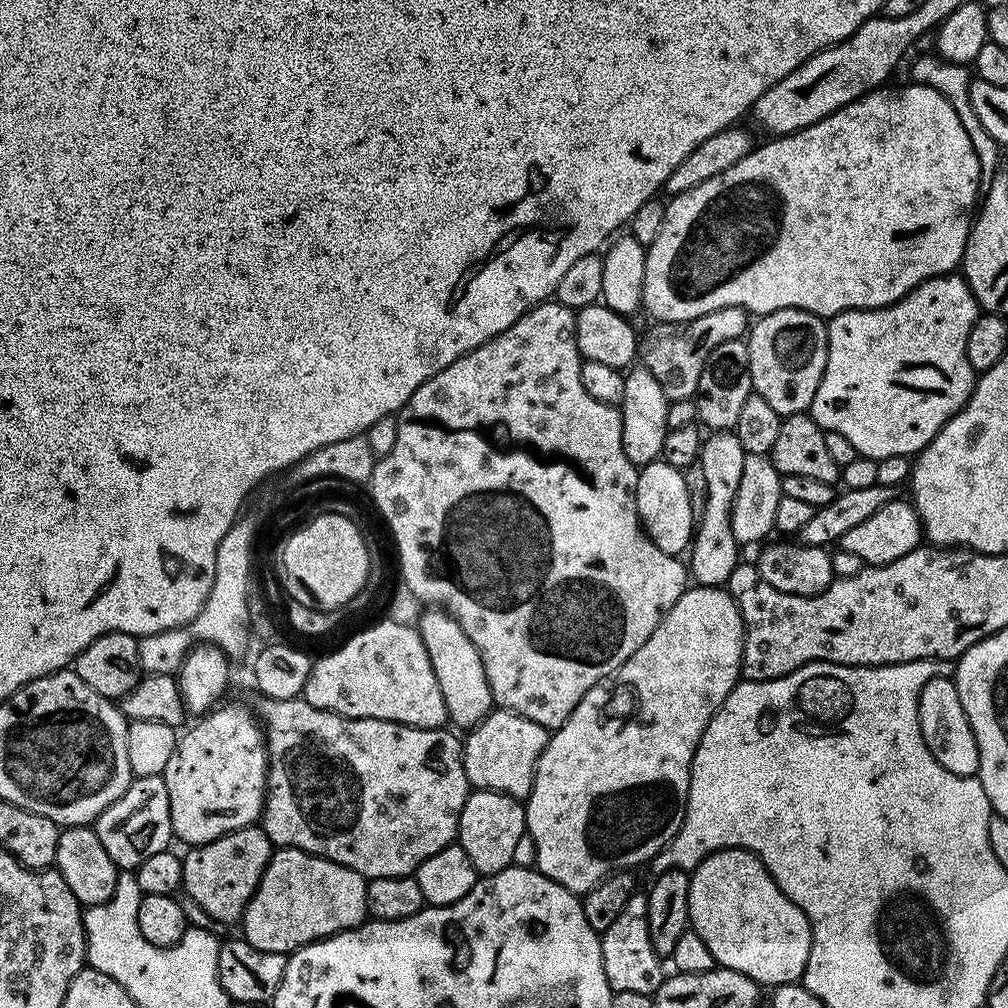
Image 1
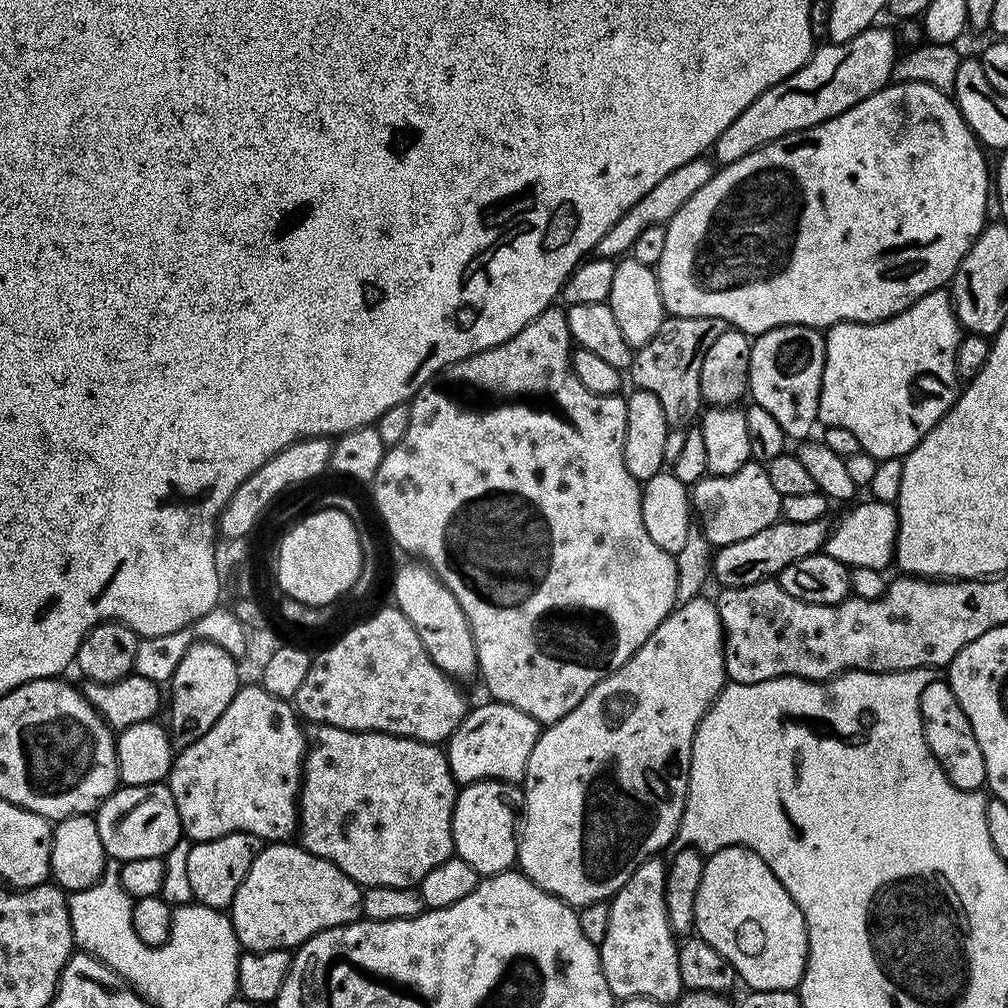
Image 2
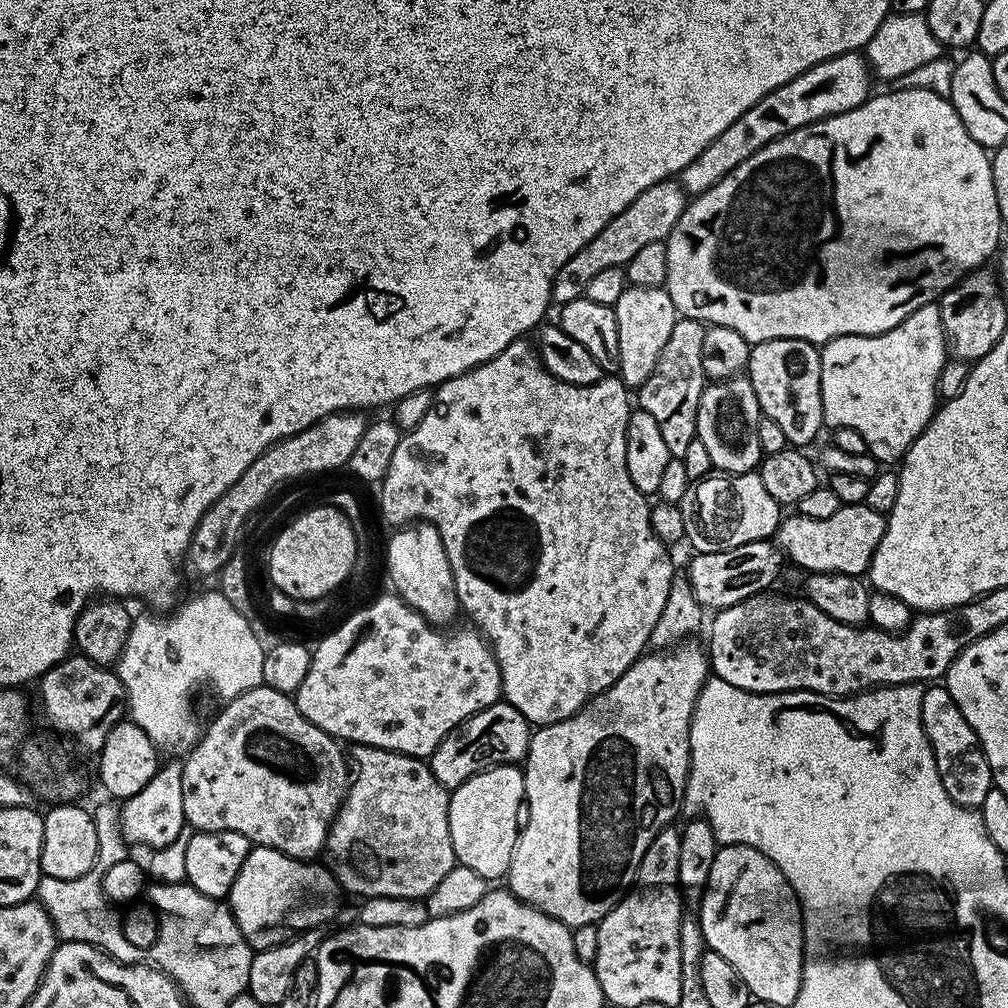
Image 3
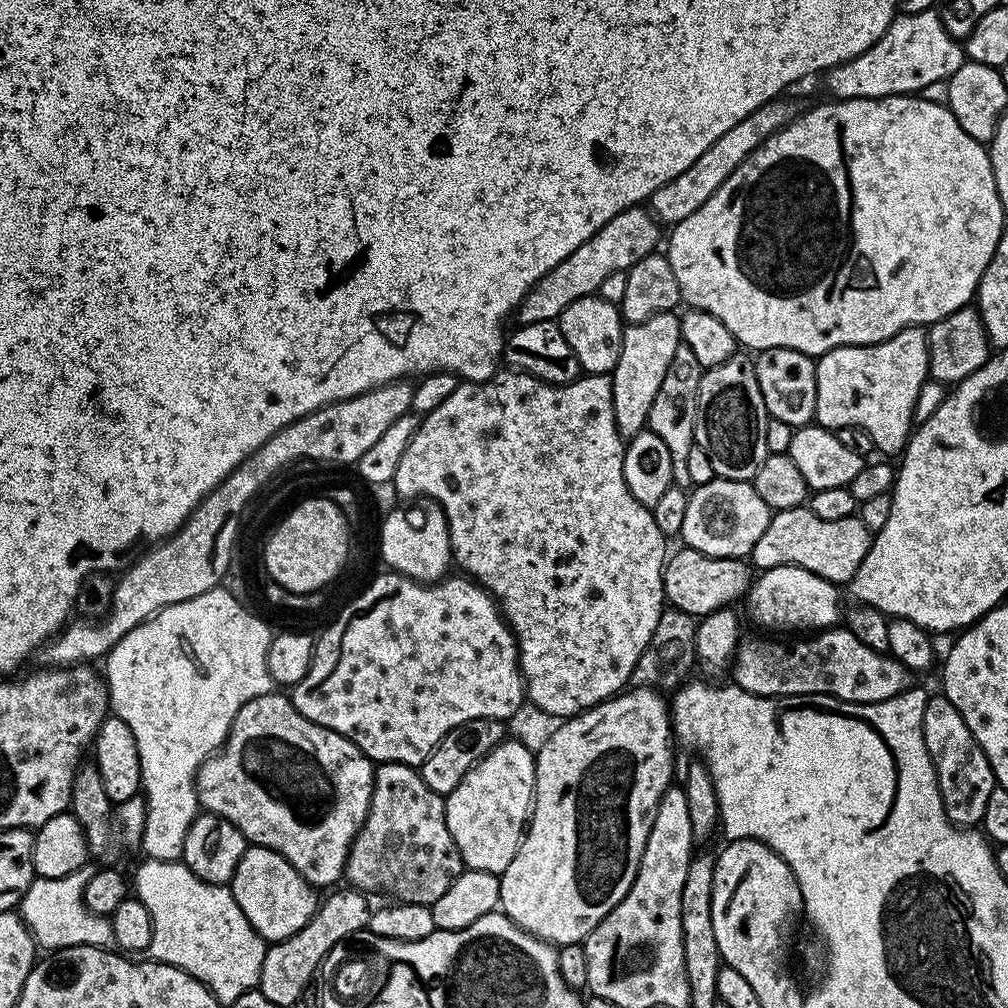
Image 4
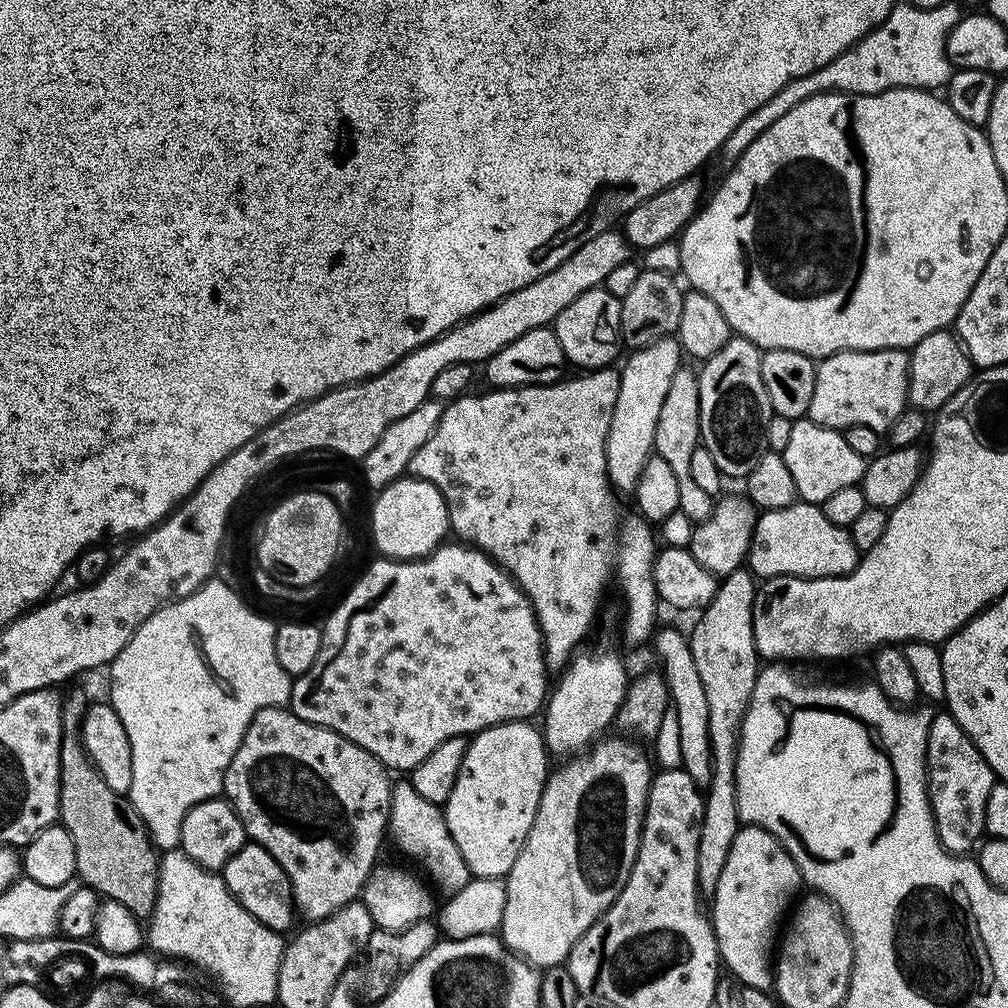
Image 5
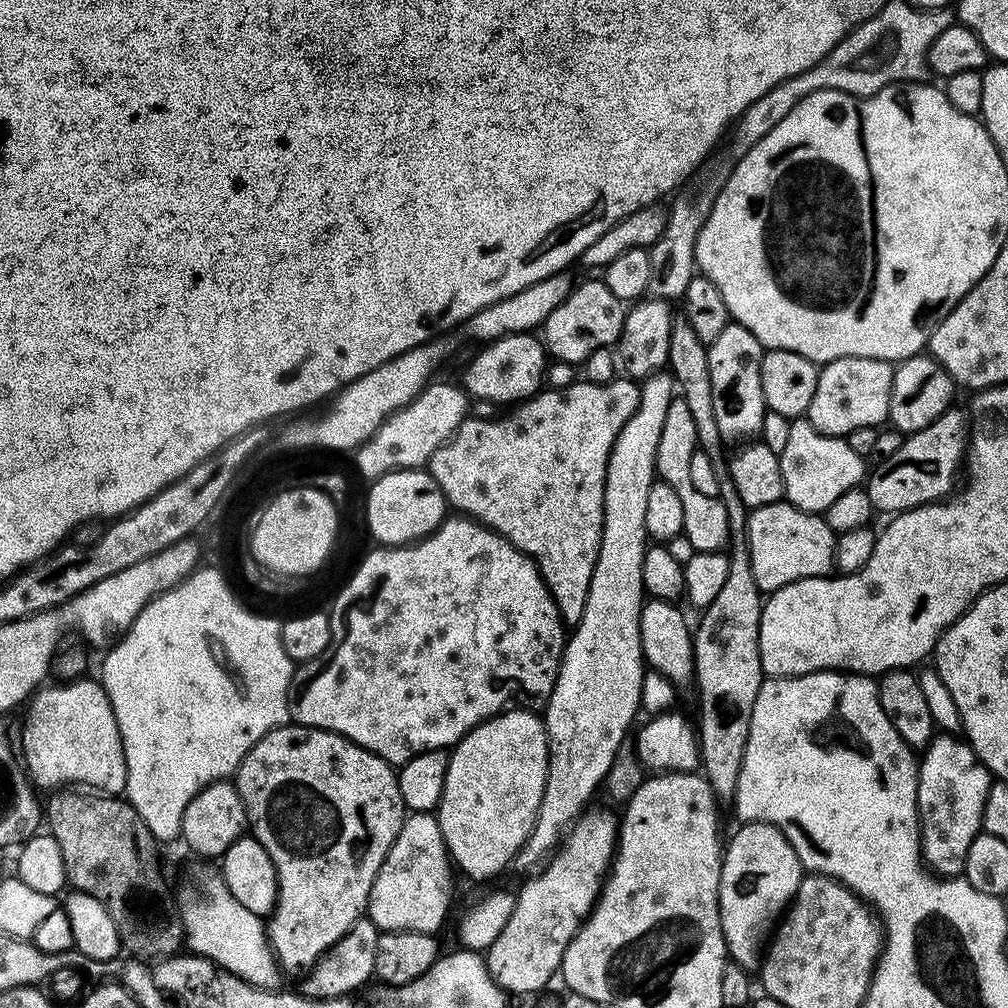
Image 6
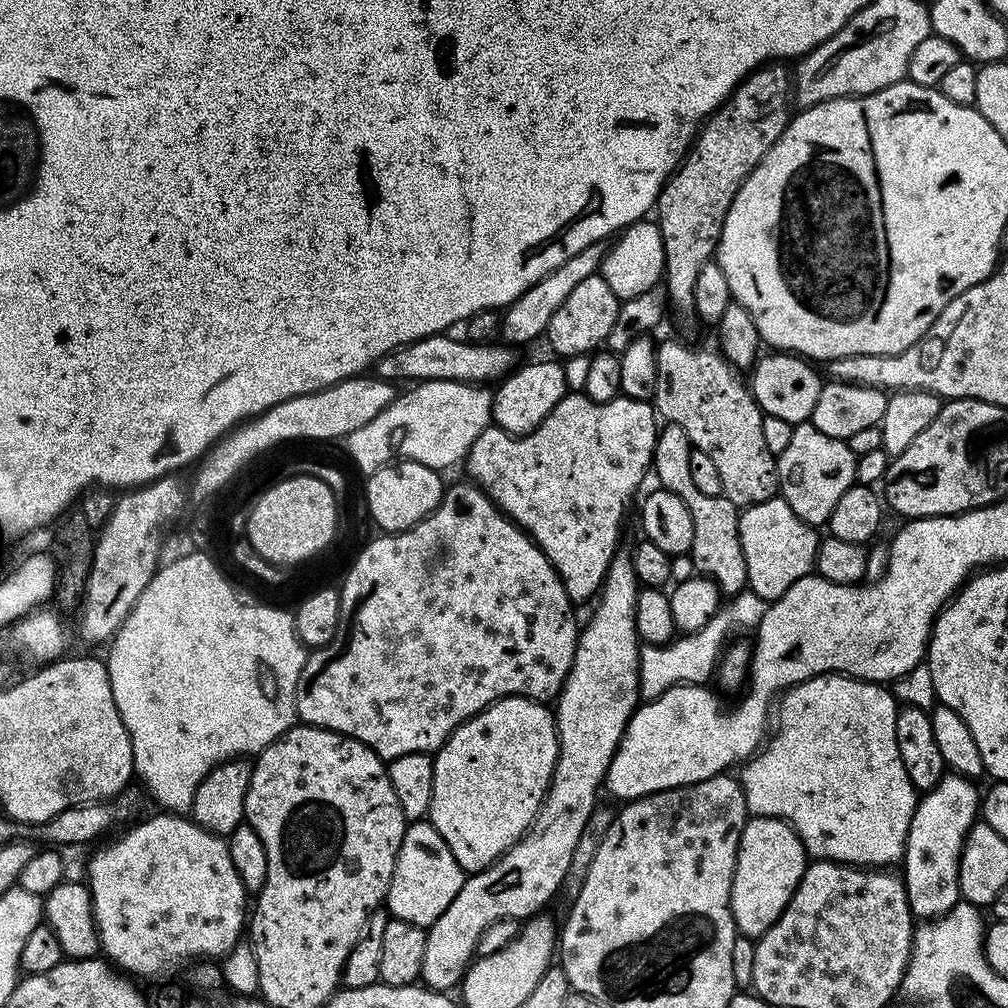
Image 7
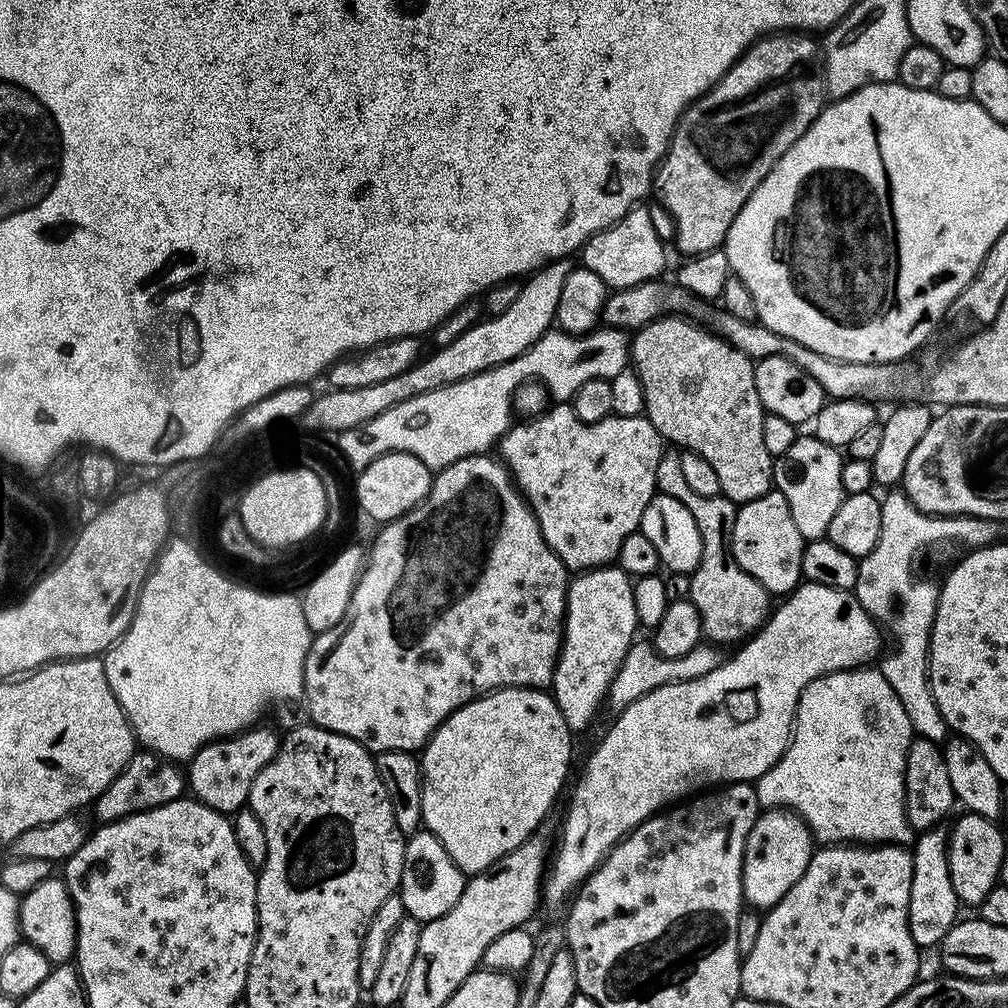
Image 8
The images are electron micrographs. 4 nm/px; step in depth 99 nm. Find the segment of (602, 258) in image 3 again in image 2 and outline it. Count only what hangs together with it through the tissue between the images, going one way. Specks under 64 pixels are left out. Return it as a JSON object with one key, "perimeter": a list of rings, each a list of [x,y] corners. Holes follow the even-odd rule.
{"perimeter":[[[701,158],[686,162],[686,166],[678,166],[678,170],[666,174],[666,178],[658,182],[658,186],[652,187],[647,194],[642,194],[642,198],[638,198],[638,202],[634,202],[634,206],[630,206],[630,210],[622,214],[622,218],[618,218],[618,222],[614,222],[614,226],[610,226],[606,234],[602,234],[602,242],[598,242],[594,249],[595,255],[620,258],[631,253],[638,234],[642,234],[646,226],[667,225],[668,220],[674,218],[674,214],[678,214],[678,210],[682,210],[682,206],[686,206],[686,202],[690,202],[690,198],[694,198],[694,194],[698,194],[702,186],[706,186],[706,182],[710,182],[713,171],[713,161]]]}

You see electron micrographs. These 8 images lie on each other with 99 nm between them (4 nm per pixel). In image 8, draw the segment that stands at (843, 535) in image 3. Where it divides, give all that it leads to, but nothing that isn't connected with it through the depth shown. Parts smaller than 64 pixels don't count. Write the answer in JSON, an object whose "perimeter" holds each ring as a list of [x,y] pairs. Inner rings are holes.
{"perimeter":[[[773,490],[762,498],[754,498],[737,507],[732,531],[732,557],[734,562],[738,562],[738,566],[742,570],[746,570],[746,574],[750,574],[750,578],[757,580],[769,594],[776,594],[776,592],[787,594],[801,583],[800,571],[802,570],[805,543],[804,535],[800,533],[798,526],[794,526],[790,506],[781,492]]]}

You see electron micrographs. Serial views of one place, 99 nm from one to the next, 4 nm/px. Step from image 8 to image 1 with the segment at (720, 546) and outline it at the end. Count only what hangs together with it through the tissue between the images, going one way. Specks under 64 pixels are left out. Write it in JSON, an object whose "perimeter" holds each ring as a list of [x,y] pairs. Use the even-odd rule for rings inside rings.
{"perimeter":[[[723,308],[710,314],[702,314],[696,320],[682,324],[665,324],[656,322],[648,333],[638,340],[638,360],[662,386],[669,402],[691,400],[695,397],[698,378],[706,366],[706,358],[724,340],[741,339],[749,331],[750,316],[742,308]]]}

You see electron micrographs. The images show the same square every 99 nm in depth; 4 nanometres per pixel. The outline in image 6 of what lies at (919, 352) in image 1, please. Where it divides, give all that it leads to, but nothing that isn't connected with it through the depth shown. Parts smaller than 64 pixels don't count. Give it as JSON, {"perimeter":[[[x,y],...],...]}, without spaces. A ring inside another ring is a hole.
{"perimeter":[[[847,356],[830,361],[819,369],[818,386],[806,419],[822,434],[841,438],[858,426],[883,425],[888,420],[893,371],[889,361],[874,358]]]}

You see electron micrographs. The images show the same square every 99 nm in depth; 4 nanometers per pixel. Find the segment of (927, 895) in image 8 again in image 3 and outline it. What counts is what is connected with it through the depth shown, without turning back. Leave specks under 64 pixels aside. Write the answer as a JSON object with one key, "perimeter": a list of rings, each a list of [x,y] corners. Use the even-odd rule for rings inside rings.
{"perimeter":[[[925,687],[922,694],[922,726],[932,747],[942,786],[946,786],[946,794],[950,794],[958,806],[979,809],[980,804],[986,802],[986,794],[990,794],[994,786],[990,762],[986,762],[978,734],[974,734],[970,722],[962,718],[962,710],[958,710],[958,702],[950,698],[947,687]]]}

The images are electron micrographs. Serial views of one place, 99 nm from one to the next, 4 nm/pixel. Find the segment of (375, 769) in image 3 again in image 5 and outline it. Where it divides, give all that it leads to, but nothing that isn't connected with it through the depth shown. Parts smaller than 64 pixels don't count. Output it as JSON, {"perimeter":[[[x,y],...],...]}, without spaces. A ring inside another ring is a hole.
{"perimeter":[[[410,782],[397,783],[392,789],[388,832],[390,840],[396,843],[396,848],[402,855],[417,860],[424,867],[423,875],[431,881],[434,888],[436,883],[437,893],[440,891],[444,892],[445,897],[453,896],[473,879],[471,870],[466,866],[466,858],[462,858],[462,850],[458,850],[450,834],[441,805],[426,802],[426,798],[422,798],[422,794],[418,794]]]}

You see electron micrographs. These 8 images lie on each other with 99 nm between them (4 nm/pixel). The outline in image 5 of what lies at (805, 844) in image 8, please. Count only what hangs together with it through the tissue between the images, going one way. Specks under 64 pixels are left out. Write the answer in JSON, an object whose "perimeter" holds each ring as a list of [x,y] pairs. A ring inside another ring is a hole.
{"perimeter":[[[741,827],[734,838],[734,846],[730,846],[722,878],[718,878],[718,890],[711,897],[710,919],[716,931],[716,945],[723,967],[727,971],[729,968],[728,972],[743,987],[763,992],[773,987],[774,949],[778,944],[778,933],[786,913],[797,899],[799,888],[802,888],[802,881],[798,866],[778,838],[761,828]]]}

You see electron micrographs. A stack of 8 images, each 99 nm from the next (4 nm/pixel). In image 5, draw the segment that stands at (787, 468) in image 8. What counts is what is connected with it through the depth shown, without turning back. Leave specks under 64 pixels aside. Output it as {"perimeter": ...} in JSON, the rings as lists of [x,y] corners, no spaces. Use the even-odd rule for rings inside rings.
{"perimeter":[[[801,418],[792,421],[790,442],[786,445],[786,450],[782,455],[786,462],[786,467],[789,468],[790,474],[794,478],[797,497],[806,504],[822,506],[826,502],[826,498],[830,498],[830,494],[843,490],[845,486],[859,484],[861,478],[864,477],[866,462],[846,443],[843,431],[816,424],[811,418]]]}

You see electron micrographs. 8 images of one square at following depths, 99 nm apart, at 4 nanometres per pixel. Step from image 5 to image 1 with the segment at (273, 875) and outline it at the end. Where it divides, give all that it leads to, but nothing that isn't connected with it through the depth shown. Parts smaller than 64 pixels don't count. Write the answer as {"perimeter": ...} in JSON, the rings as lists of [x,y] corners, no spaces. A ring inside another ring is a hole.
{"perimeter":[[[280,848],[273,851],[272,860],[264,867],[260,885],[246,906],[242,917],[243,939],[258,950],[291,954],[297,948],[305,948],[316,940],[324,940],[338,932],[345,932],[348,928],[358,928],[368,916],[367,889],[366,877],[346,866],[324,860],[321,856],[312,856],[297,848]]]}

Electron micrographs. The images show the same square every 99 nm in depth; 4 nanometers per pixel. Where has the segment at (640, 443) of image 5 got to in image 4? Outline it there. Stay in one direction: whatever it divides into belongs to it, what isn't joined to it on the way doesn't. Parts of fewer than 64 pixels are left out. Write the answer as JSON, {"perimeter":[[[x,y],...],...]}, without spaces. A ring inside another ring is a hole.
{"perimeter":[[[675,311],[660,312],[645,324],[628,324],[625,327],[622,354],[618,358],[618,366],[610,374],[614,418],[621,437],[631,438],[645,431],[650,406],[654,406],[654,394],[658,394],[658,386],[662,386],[662,378],[666,378],[674,350],[678,350],[680,343],[680,316]]]}

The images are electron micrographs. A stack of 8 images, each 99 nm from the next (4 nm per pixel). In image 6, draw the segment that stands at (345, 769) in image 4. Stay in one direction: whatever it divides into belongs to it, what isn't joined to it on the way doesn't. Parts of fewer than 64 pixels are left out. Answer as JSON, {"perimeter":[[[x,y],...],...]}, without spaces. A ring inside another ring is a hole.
{"perimeter":[[[289,722],[280,728],[267,732],[260,741],[249,750],[246,758],[242,758],[240,769],[236,772],[234,783],[238,794],[244,803],[248,815],[248,828],[251,835],[270,854],[274,862],[274,870],[278,874],[278,898],[276,909],[266,924],[268,942],[272,945],[272,952],[276,955],[276,962],[285,973],[299,977],[307,973],[328,953],[329,948],[339,942],[344,935],[355,926],[357,920],[365,915],[370,890],[374,886],[374,878],[378,878],[378,870],[390,850],[394,846],[394,838],[398,838],[398,830],[402,830],[406,809],[402,790],[398,786],[398,772],[391,764],[387,764],[382,757],[374,755],[370,750],[350,742],[336,732],[327,732],[321,728],[305,728],[303,724]]]}

